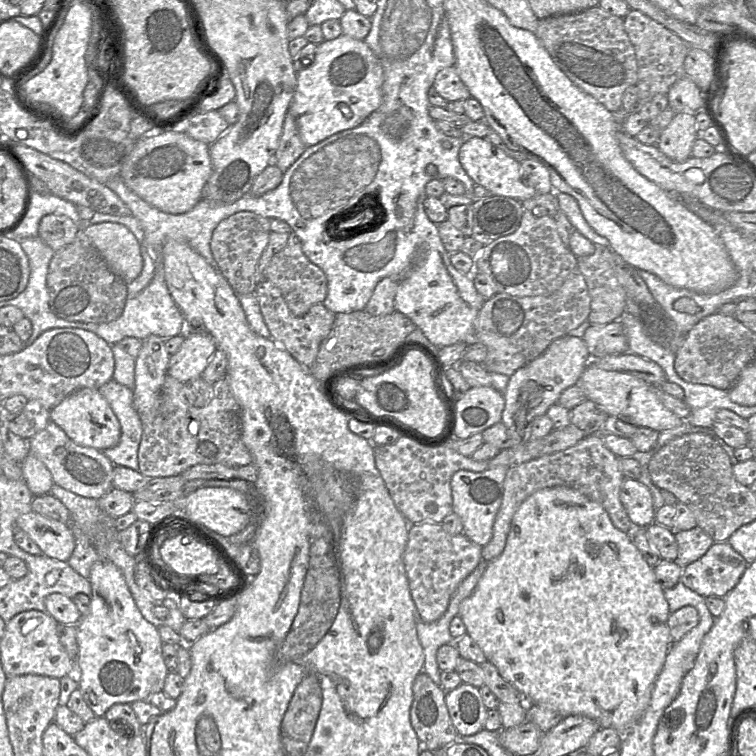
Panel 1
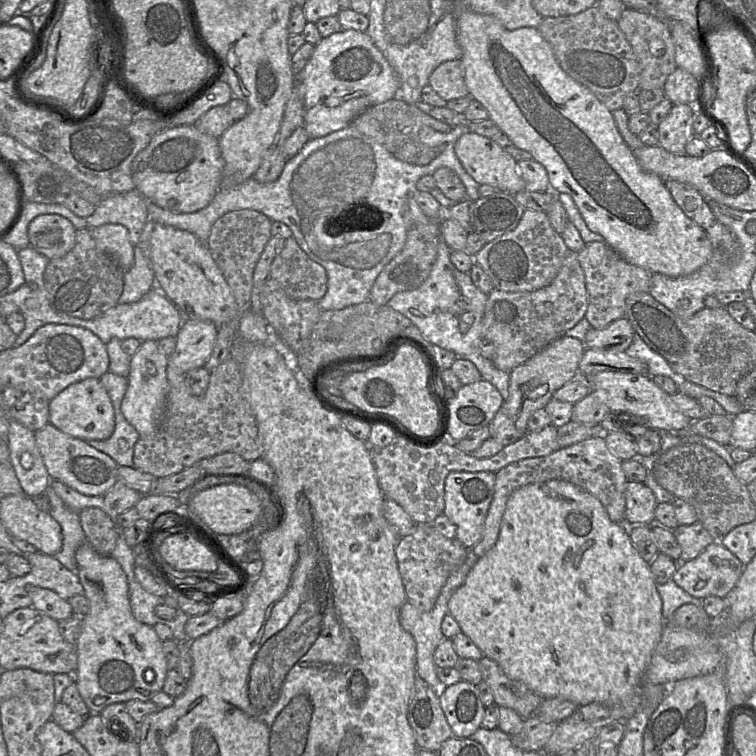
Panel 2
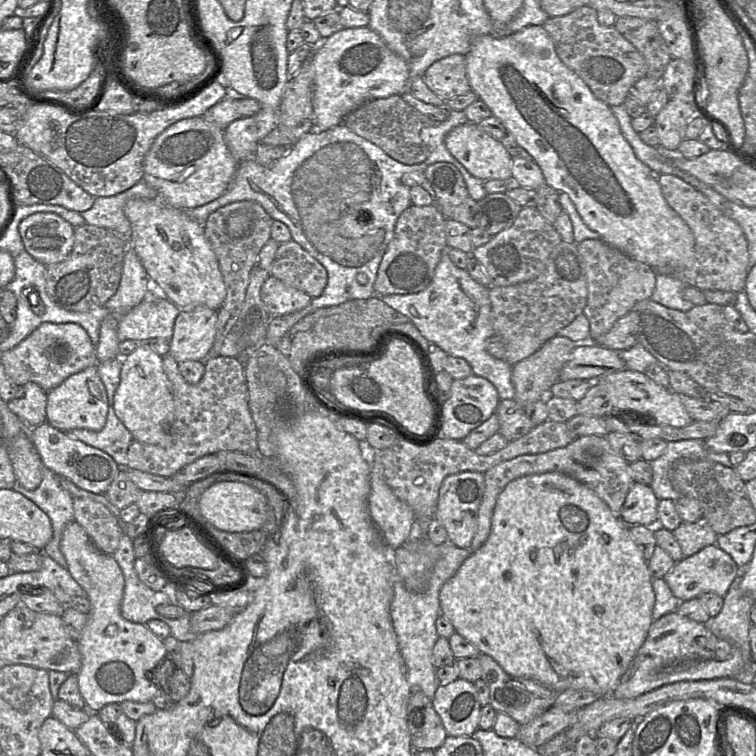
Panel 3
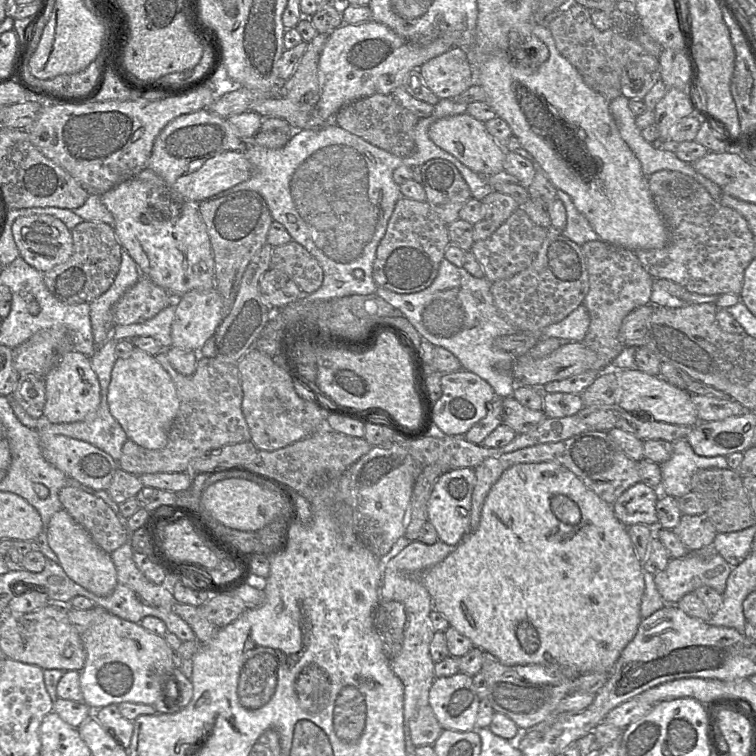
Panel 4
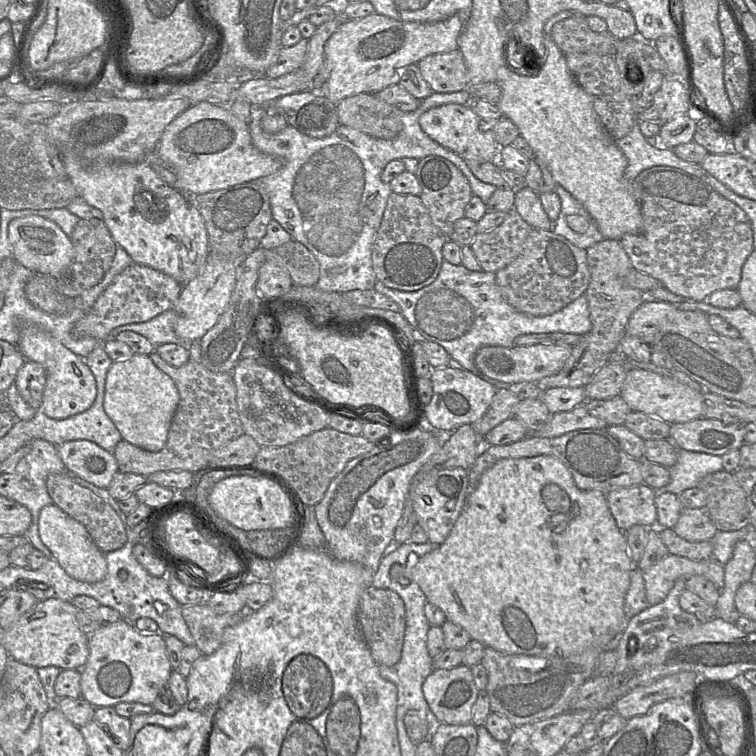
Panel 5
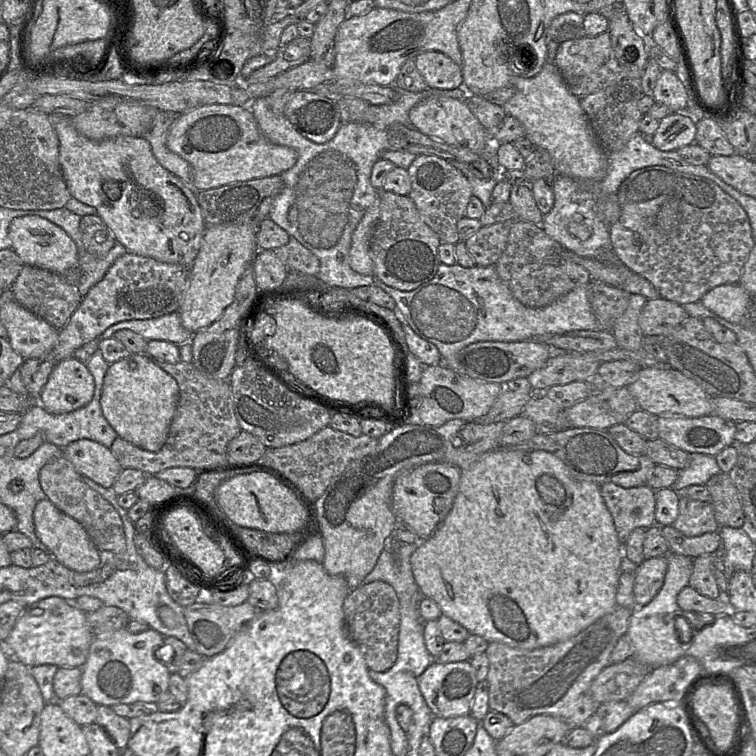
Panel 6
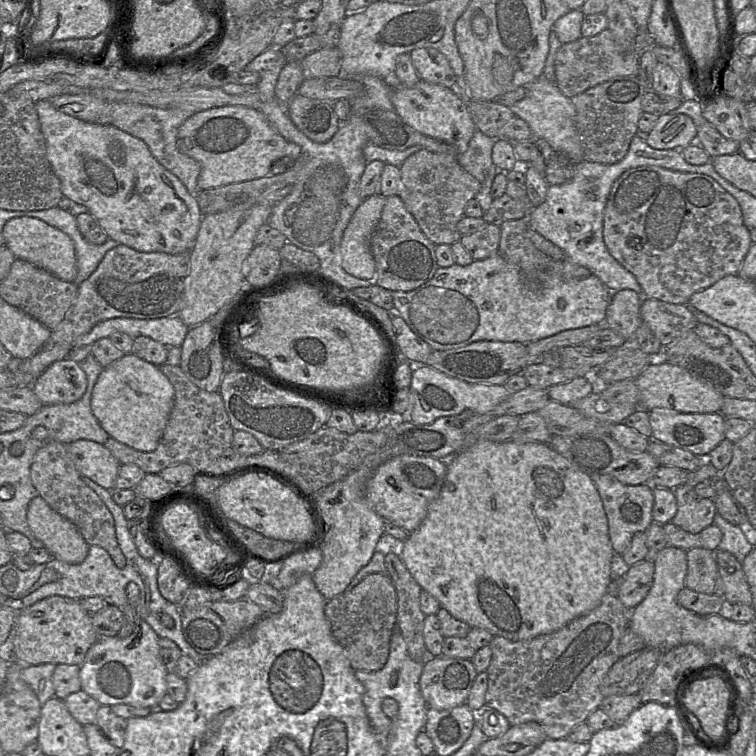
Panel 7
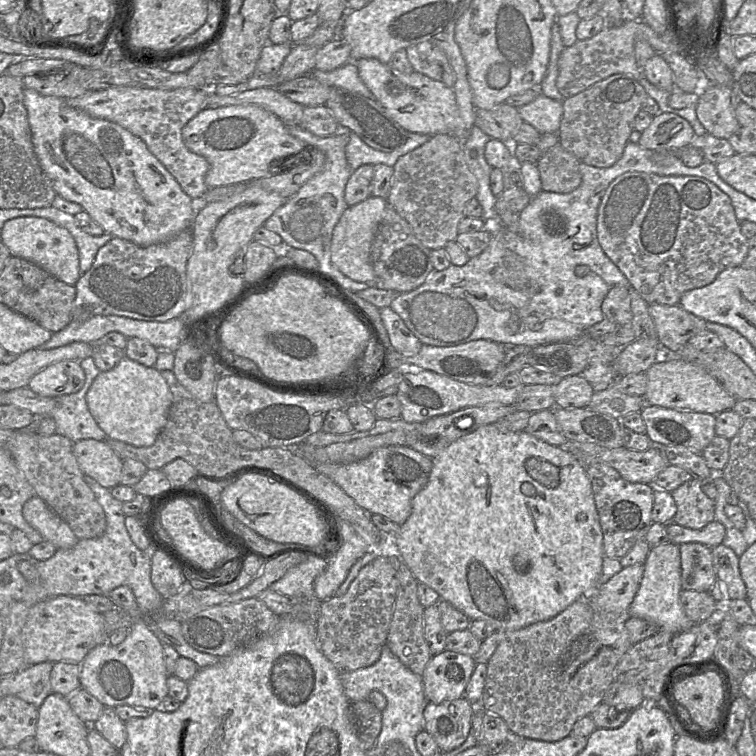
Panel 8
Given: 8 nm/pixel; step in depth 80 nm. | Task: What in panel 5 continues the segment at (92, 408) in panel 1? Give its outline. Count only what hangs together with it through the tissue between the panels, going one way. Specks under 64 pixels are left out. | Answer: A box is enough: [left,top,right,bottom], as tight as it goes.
[17,322,97,419]

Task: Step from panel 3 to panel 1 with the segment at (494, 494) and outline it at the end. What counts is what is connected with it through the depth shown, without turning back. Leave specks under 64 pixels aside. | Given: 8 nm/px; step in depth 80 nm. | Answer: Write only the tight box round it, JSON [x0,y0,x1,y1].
[482,434,635,562]

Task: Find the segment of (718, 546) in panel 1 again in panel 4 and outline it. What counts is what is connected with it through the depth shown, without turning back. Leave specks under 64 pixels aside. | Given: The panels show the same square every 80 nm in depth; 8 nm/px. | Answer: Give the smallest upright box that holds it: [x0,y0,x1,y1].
[654,551,732,604]

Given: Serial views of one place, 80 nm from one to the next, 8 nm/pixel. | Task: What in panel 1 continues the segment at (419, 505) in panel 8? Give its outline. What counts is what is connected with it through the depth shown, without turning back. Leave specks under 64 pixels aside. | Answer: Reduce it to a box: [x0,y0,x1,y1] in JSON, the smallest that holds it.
[457,486,675,735]

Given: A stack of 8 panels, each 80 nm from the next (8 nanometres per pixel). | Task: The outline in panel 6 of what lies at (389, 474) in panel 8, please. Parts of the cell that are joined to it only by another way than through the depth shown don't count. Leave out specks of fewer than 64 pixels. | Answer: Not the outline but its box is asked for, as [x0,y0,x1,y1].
[391,462,461,540]

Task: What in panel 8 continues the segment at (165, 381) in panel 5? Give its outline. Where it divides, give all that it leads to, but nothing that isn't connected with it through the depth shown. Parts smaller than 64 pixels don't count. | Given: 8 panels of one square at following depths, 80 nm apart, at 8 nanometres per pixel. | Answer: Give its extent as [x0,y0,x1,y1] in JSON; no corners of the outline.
[86,357,172,447]

